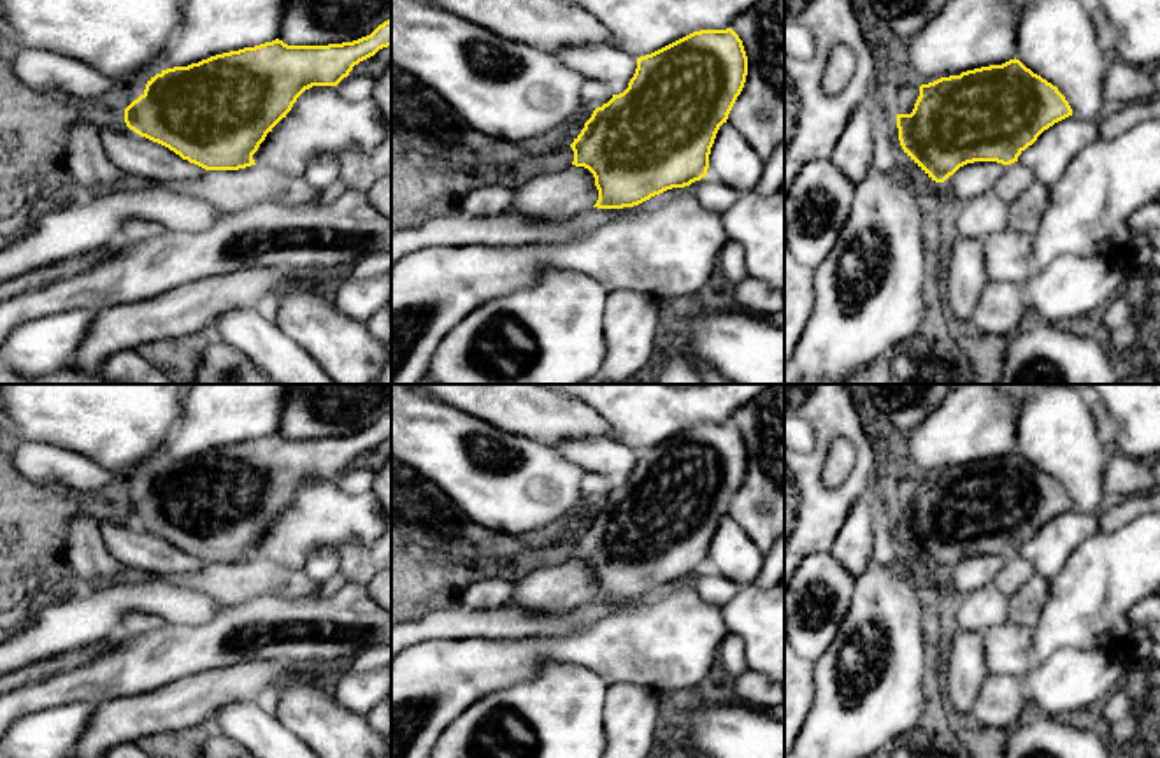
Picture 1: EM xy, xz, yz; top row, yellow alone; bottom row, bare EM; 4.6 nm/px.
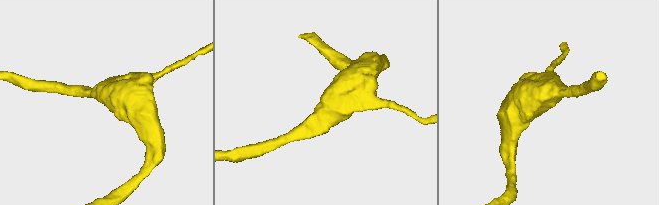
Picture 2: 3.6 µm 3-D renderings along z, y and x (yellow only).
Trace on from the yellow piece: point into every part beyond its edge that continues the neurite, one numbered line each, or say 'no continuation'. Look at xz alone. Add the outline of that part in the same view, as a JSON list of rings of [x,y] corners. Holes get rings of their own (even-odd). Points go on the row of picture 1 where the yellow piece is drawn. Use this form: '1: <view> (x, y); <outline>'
1: xz (564, 193); [[[570,165],[518,184],[505,211],[528,219],[563,219],[591,209],[597,200],[593,174],[584,167]]]

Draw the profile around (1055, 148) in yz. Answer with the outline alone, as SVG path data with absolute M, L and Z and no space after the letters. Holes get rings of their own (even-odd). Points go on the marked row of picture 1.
M1069 116L1048 130L1018 156L1027 165L1037 184L1051 186L1060 181L1070 161L1099 139L1099 121L1083 121Z

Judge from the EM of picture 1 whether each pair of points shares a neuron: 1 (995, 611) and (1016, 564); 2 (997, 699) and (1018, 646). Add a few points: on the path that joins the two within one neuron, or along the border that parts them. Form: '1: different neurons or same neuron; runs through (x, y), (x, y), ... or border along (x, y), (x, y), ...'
1: different neurons; border along (1016, 555), (994, 578), (1006, 599)
2: same neuron; runs through (1004, 686), (1008, 658)

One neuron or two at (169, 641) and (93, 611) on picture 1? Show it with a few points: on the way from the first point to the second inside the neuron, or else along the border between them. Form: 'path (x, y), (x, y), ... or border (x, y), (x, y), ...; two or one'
path (150, 643), (127, 643), (111, 630); one

